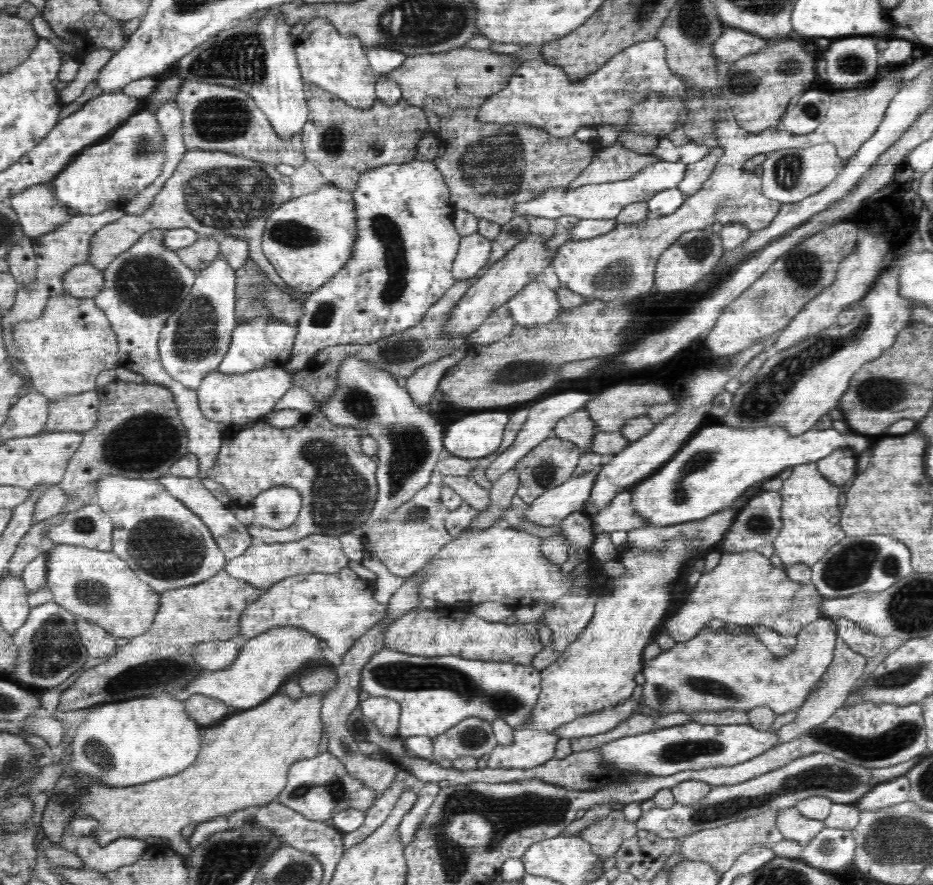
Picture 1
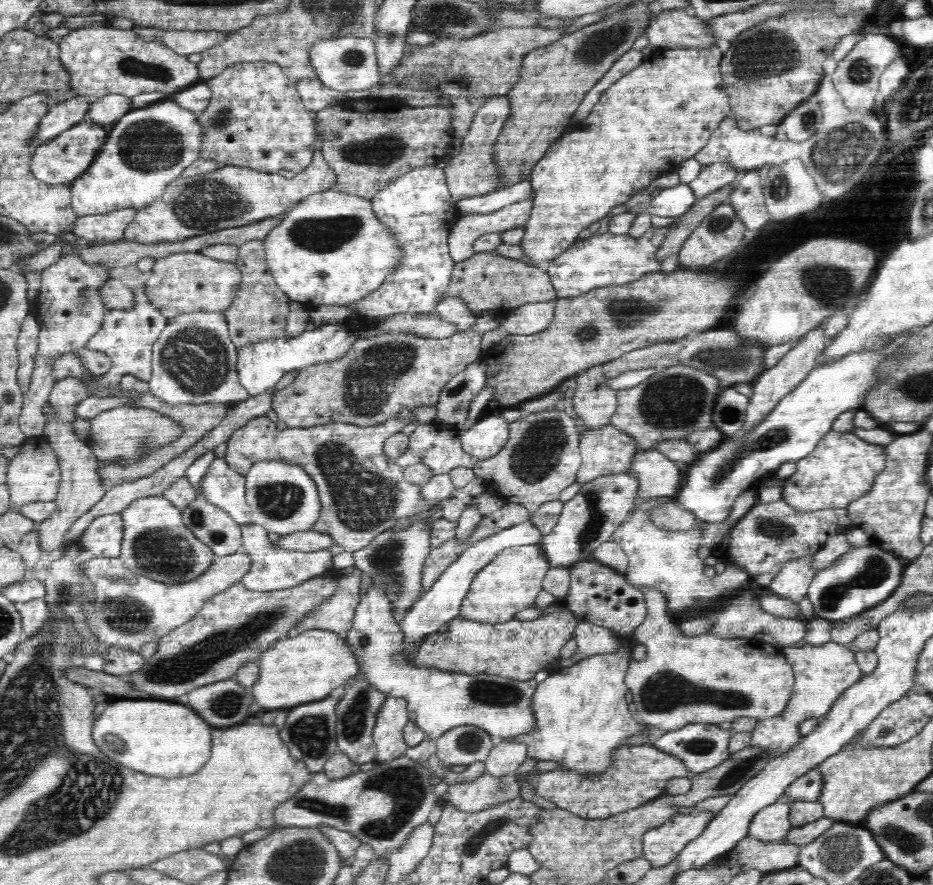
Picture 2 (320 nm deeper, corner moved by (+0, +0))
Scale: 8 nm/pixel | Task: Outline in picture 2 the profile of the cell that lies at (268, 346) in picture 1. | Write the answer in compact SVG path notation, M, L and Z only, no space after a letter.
M339 323L316 327L294 338L270 338L258 344L243 346L238 351L237 358L240 383L248 391L250 397L262 394L264 390L278 384L278 380L288 372L304 371L310 366L333 362L347 356L357 338L345 324Z

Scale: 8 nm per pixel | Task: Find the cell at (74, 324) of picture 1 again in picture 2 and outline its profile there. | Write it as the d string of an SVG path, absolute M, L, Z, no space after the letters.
M71 376L62 378L62 380L57 379L52 386L52 392L49 394L48 402L52 405L52 414L48 416L43 435L56 453L61 470L61 479L59 491L54 500L56 512L50 514L44 522L36 525L42 553L58 553L64 544L64 536L68 534L74 520L78 520L82 514L86 514L93 505L100 502L108 489L100 479L100 473L98 473L100 462L97 456L94 456L92 448L88 446L86 441L78 438L78 435L74 433L74 427L72 427L72 422L78 418L74 414L74 407L88 396L87 386L82 382L82 379Z

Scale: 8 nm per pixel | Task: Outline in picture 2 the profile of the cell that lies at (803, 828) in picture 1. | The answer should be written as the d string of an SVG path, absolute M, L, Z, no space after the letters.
M783 800L766 806L752 819L747 837L766 843L782 843L793 828L789 821L790 810L791 802Z

